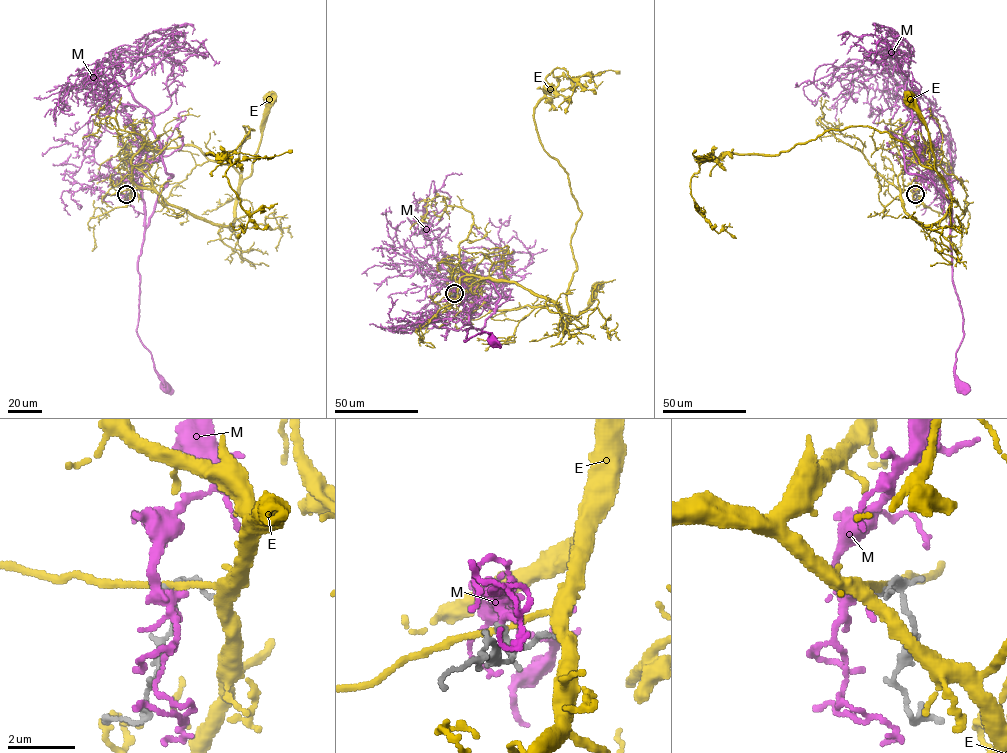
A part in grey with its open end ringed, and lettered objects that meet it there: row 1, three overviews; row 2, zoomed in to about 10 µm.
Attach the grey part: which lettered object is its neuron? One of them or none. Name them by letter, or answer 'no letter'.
M

